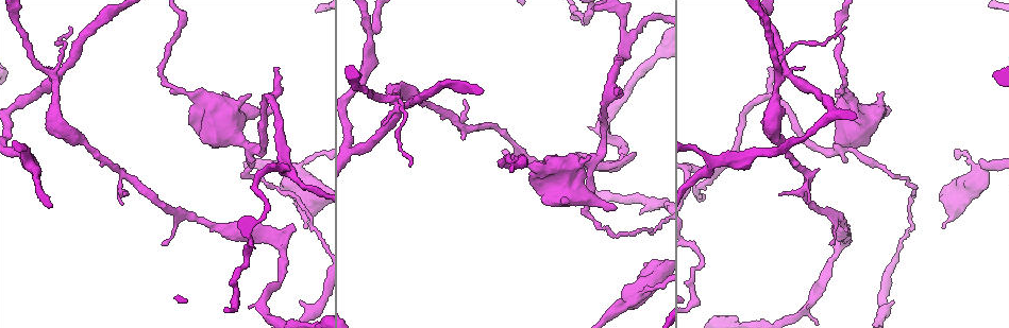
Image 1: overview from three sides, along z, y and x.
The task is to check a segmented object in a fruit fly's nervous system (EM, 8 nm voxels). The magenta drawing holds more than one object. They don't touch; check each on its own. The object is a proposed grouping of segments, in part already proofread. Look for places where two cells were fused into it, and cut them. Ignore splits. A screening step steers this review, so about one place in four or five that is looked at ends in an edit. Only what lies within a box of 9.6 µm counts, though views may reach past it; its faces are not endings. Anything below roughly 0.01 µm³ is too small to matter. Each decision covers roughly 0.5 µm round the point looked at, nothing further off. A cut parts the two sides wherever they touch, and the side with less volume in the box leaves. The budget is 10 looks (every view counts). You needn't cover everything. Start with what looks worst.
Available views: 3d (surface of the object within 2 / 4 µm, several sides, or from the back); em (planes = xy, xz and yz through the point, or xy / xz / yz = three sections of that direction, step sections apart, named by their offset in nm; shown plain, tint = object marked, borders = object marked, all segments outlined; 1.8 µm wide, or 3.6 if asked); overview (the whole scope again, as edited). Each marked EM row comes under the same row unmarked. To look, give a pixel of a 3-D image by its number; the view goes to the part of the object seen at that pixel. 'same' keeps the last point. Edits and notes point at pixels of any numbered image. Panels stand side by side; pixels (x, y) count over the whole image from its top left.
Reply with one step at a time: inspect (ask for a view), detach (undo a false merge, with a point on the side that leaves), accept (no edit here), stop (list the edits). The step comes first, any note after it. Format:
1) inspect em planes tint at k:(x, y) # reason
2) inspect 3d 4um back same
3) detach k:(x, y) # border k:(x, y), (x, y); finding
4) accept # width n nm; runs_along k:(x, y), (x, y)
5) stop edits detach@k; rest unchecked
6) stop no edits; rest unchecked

inspect 3d 2um back at 1:(397, 108) # four-way junction

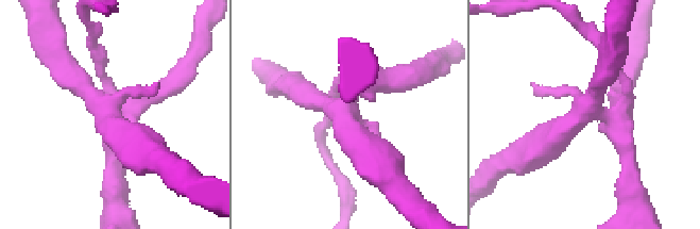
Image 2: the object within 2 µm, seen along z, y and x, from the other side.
inspect em planes tint at 2:(343, 110)

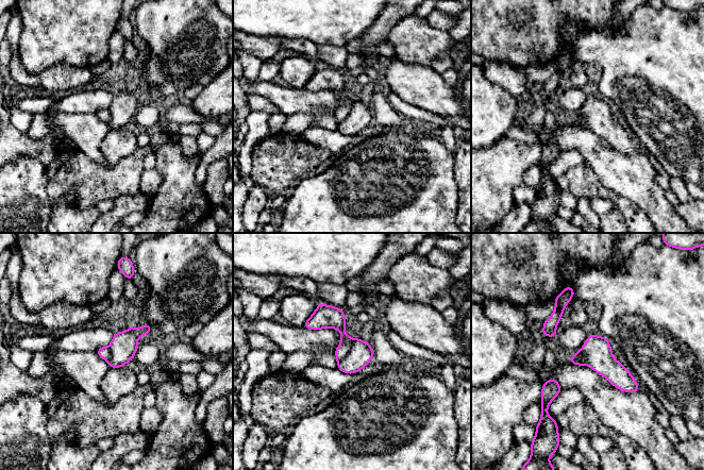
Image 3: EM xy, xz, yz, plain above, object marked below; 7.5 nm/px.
detach 3:(361, 353) # border 3:(353, 339), (349, 352), (337, 364); a second cell is stuck on

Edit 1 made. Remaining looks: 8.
inspect overview # redraw

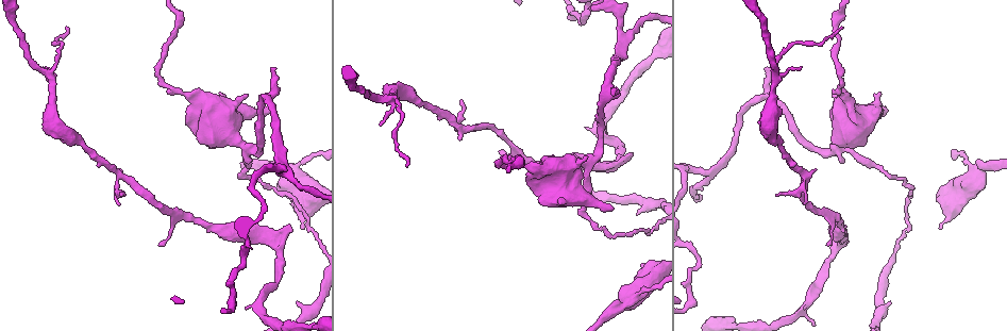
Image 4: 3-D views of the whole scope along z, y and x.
inspect em 3.6um planes borders at 4:(975, 175) # thick turns thin

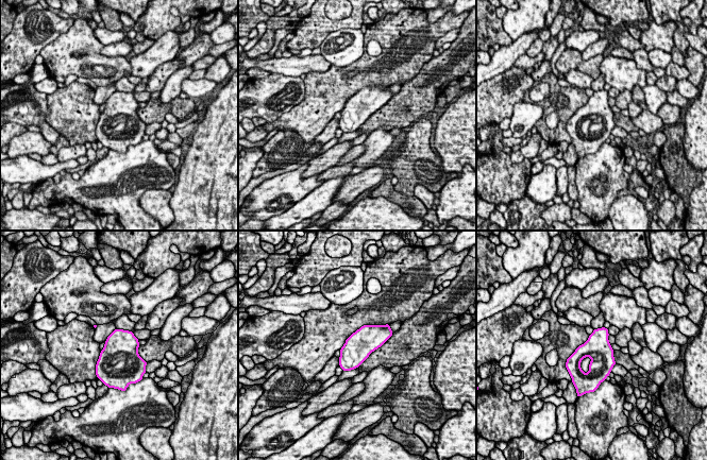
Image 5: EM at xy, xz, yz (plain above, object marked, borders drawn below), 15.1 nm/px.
accept # width 400 nm; one cell here

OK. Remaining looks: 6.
inspect em yz step 8 tint at 4:(587, 162) # three arms meet

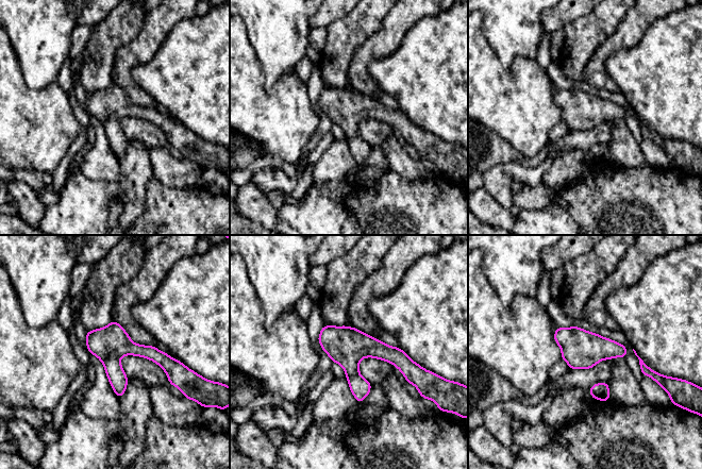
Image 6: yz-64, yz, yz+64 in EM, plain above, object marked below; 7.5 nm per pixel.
accept # width 280 nm; all the same cell

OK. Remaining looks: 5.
stop edits detach@3; rest unchecked

